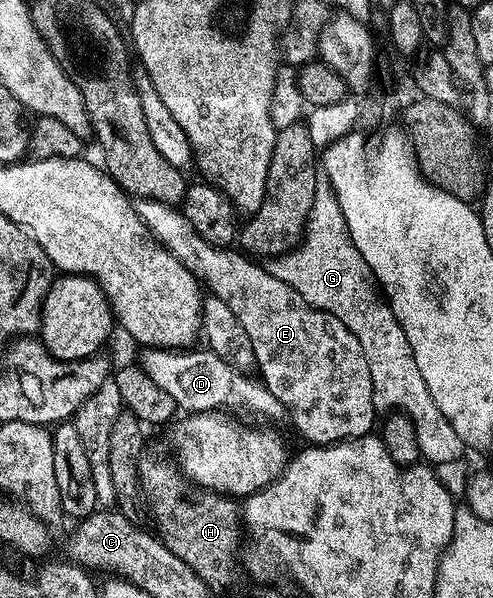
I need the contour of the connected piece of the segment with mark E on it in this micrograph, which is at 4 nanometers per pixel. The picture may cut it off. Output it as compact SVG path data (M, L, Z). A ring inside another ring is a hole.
M138 200L136 207L137 214L165 249L171 251L212 296L224 300L239 319L251 339L260 380L271 391L278 406L289 412L294 427L306 437L306 442L336 445L338 441L368 437L374 432L370 368L359 347L359 339L355 339L335 315L311 307L299 291L268 273L264 264L252 265L244 252L207 243L207 239L187 223L180 208L143 200Z

